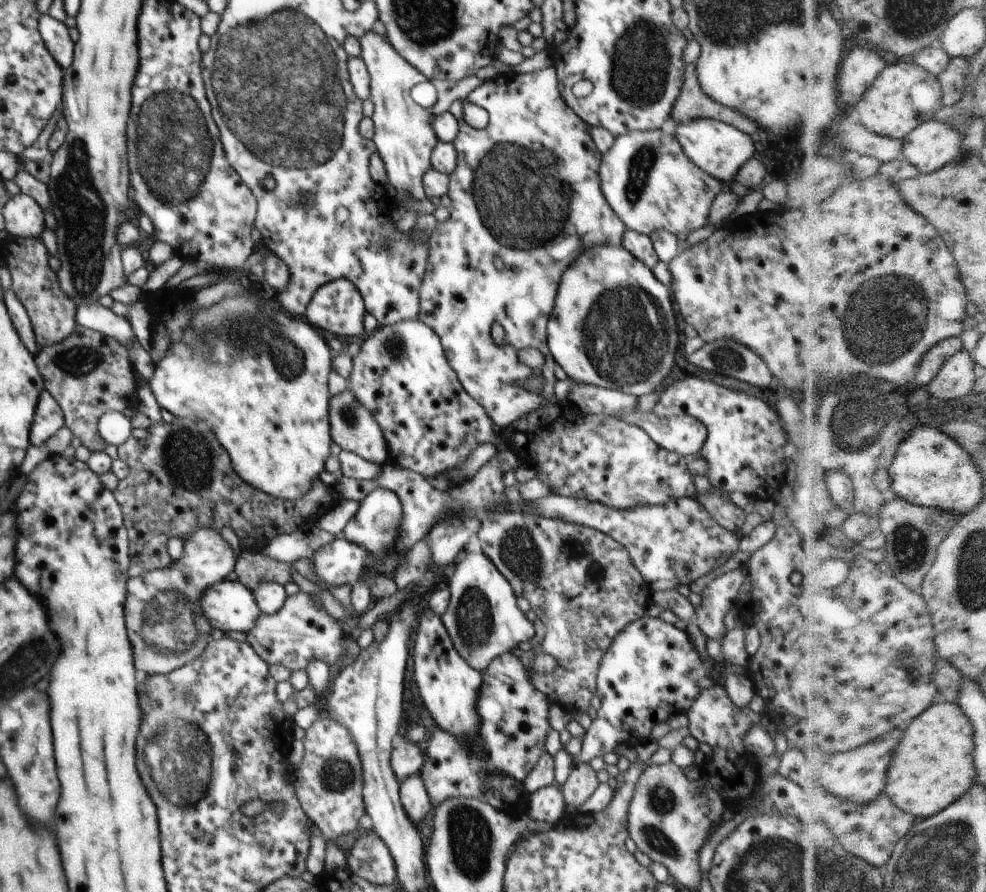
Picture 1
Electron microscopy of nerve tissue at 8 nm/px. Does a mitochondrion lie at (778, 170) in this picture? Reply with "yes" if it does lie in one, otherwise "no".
no

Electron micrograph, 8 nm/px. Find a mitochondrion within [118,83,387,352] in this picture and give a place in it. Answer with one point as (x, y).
(173, 167)

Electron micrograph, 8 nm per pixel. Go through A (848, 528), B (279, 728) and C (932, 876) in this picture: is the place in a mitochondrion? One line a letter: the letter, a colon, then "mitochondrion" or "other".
A: other
B: other
C: mitochondrion

